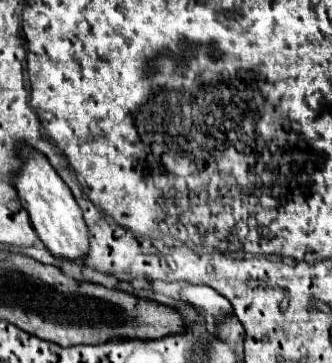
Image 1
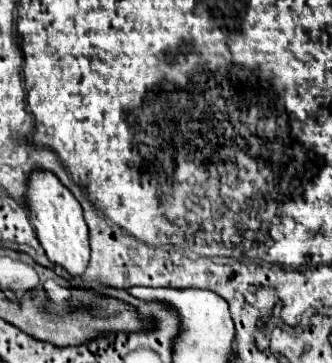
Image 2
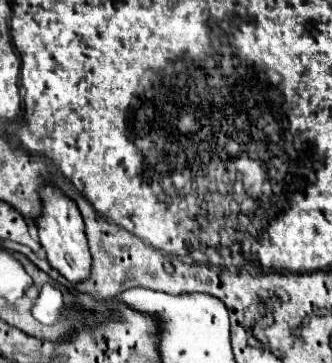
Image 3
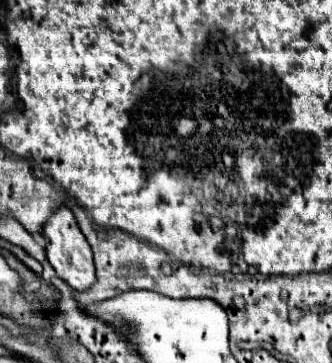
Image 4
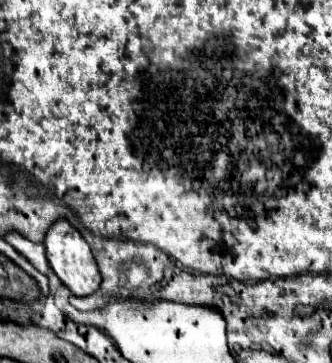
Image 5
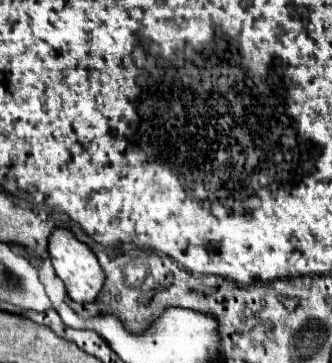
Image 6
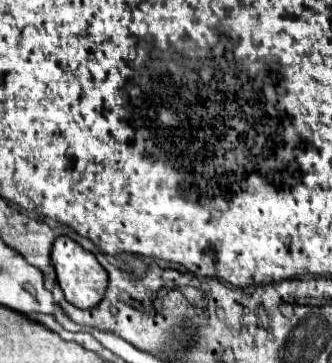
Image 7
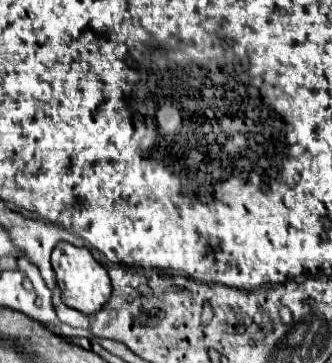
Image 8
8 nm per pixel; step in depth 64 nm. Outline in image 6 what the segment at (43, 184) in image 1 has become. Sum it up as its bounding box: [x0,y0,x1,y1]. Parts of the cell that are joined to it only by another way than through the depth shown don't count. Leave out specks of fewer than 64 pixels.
[48,230,104,304]

